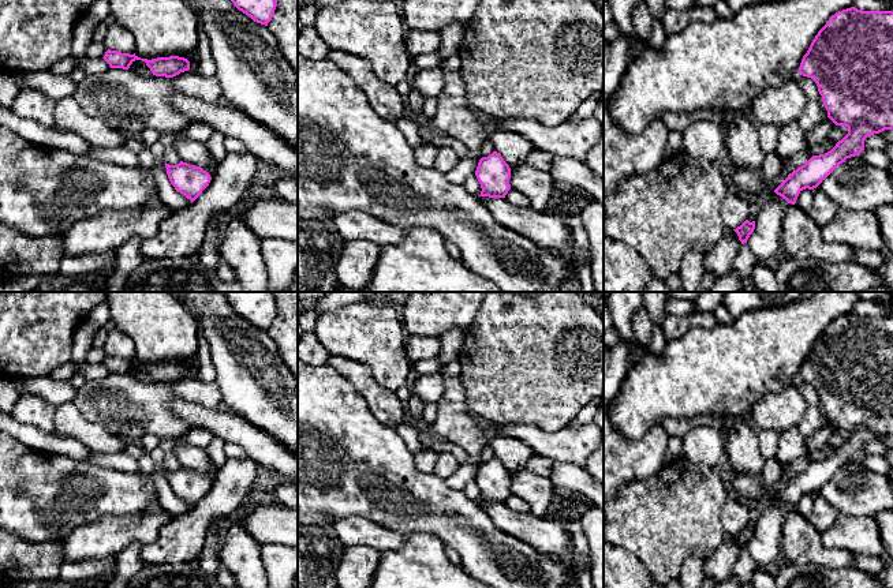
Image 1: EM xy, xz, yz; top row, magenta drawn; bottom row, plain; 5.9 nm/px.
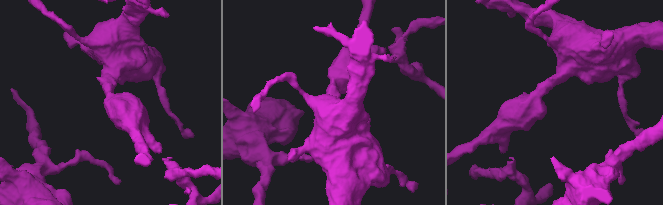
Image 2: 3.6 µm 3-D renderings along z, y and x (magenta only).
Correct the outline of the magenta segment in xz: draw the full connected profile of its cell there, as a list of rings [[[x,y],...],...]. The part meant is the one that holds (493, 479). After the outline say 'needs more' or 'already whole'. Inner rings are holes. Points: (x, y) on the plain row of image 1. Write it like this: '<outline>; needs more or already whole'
[[[497,457],[479,465],[475,482],[482,494],[479,502],[505,503],[511,495],[511,473]]]; already whole

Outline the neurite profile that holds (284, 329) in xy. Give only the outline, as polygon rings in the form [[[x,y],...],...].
[[[272,292],[277,311],[268,334],[298,382],[298,292]]]

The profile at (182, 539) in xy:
[[[250,457],[228,458],[202,499],[190,512],[173,516],[157,540],[142,547],[143,565],[198,561],[209,528],[217,520],[231,518],[246,509],[258,468]]]

